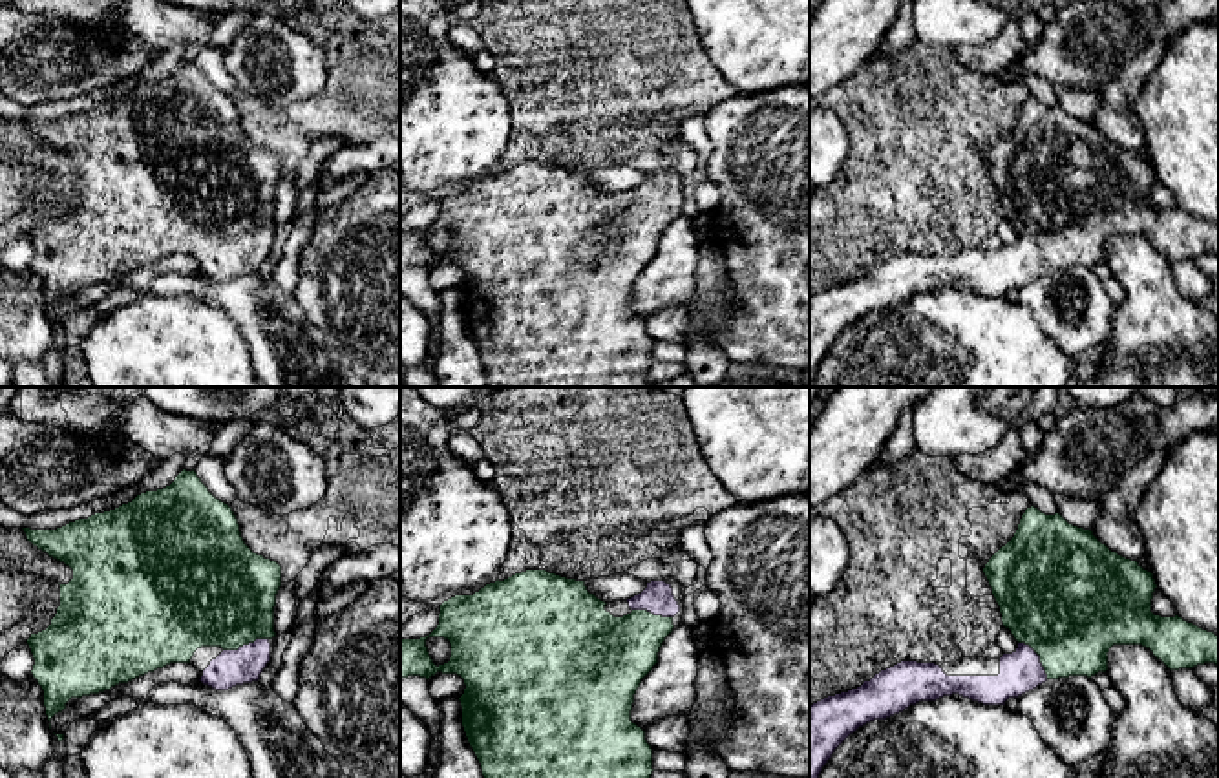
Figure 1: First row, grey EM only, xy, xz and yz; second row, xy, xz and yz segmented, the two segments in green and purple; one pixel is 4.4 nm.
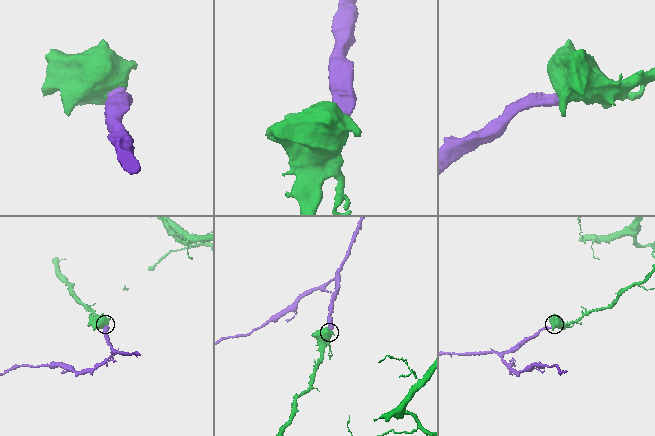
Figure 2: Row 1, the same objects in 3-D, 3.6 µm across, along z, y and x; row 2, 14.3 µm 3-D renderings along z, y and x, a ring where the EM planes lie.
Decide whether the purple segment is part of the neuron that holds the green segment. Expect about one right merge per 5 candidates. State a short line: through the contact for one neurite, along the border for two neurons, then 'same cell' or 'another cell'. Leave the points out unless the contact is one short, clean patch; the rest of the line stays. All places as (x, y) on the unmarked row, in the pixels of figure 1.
xy (222, 185), (242, 212), (245, 234), (245, 245), (233, 258) | same cell

